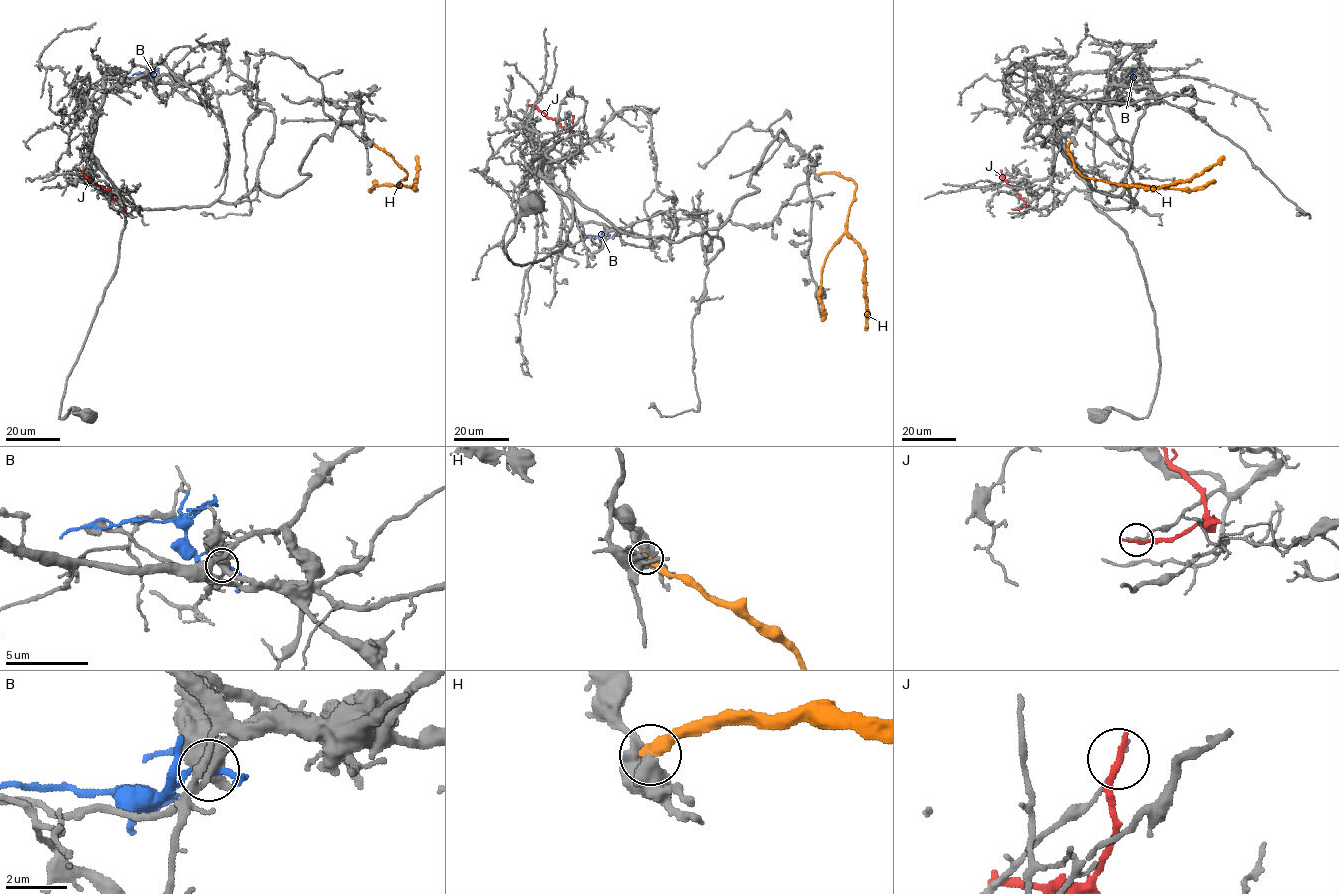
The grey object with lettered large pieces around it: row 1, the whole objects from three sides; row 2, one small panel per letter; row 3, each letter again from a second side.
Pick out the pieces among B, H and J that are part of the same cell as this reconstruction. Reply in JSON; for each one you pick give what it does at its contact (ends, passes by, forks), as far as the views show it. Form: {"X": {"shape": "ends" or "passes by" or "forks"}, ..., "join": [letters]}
{"join": []}

